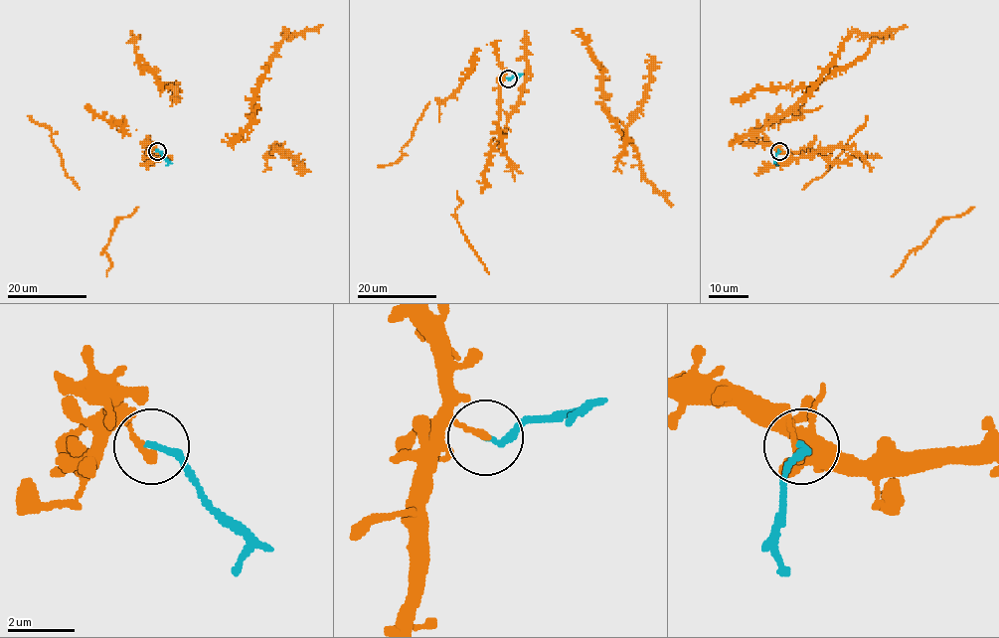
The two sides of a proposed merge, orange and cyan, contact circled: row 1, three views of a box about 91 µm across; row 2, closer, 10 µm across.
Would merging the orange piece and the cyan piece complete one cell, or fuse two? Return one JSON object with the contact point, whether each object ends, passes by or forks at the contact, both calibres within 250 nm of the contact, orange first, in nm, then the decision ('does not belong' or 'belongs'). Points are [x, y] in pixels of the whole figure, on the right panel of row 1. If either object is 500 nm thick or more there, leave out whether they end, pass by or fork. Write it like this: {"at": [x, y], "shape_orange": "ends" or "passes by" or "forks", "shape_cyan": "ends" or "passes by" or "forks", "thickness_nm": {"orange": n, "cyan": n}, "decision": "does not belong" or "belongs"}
{"at": [779, 151], "shape_orange": "ends", "shape_cyan": "ends", "thickness_nm": {"orange": 220, "cyan": 200}, "decision": "does not belong"}

